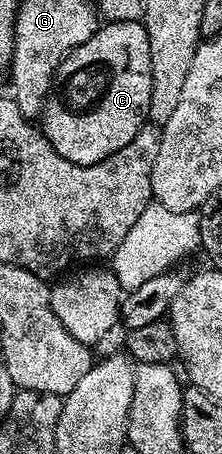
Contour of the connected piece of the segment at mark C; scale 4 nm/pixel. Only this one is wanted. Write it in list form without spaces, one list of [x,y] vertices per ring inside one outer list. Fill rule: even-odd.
[[[107,21],[93,33],[93,37],[89,37],[89,41],[85,41],[85,45],[77,45],[77,49],[73,49],[61,61],[51,92],[43,100],[41,130],[53,149],[65,157],[65,161],[73,161],[82,167],[93,165],[125,149],[125,145],[137,137],[143,124],[148,122],[147,110],[152,93],[153,73],[147,28],[139,21]]]

